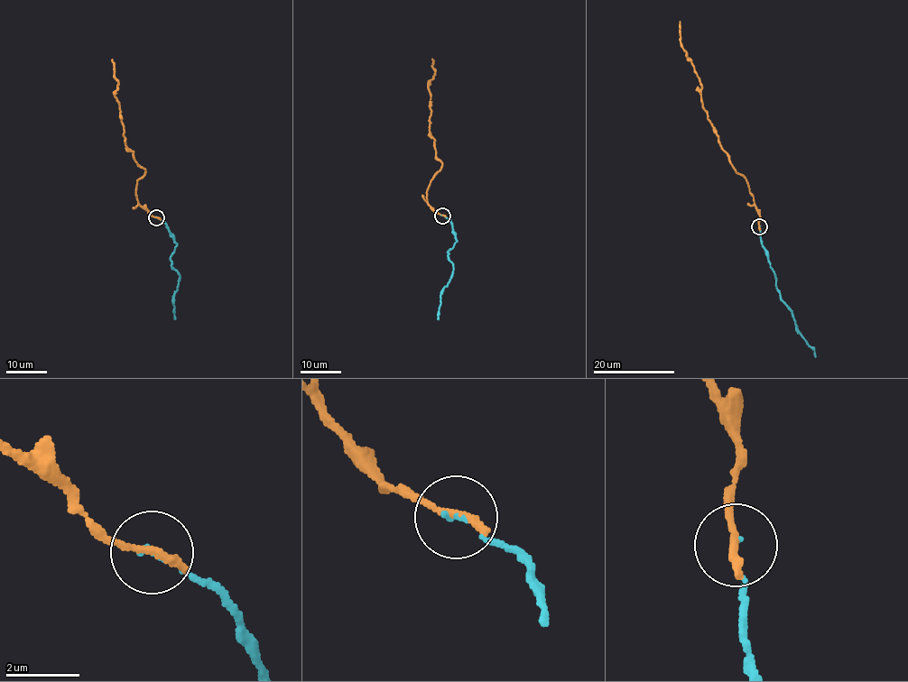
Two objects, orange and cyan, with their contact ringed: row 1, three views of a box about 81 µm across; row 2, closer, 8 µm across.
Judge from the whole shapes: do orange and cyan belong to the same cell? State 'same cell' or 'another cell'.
same cell

